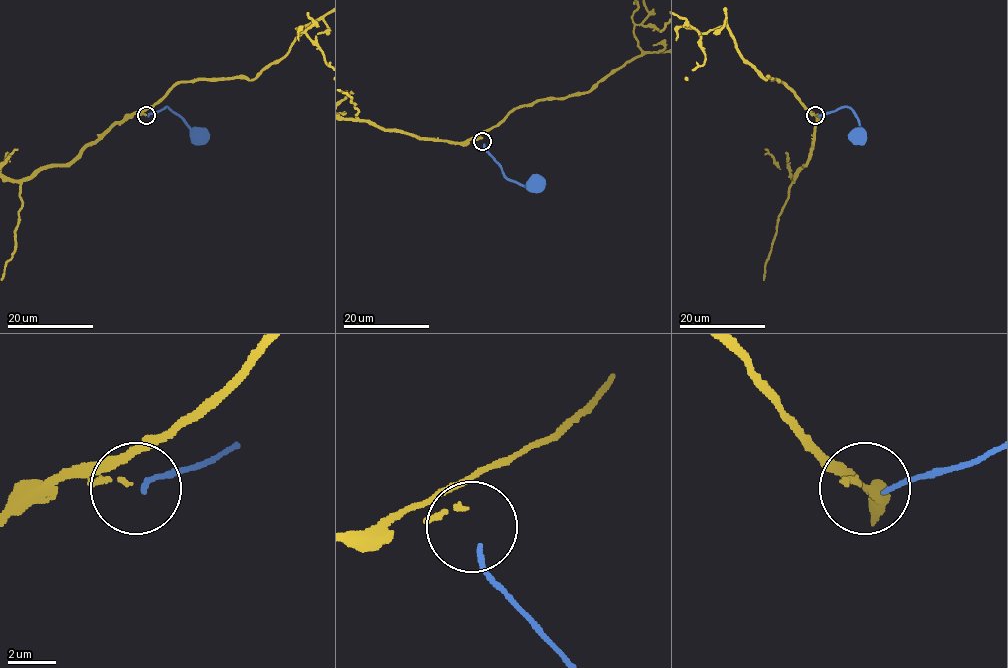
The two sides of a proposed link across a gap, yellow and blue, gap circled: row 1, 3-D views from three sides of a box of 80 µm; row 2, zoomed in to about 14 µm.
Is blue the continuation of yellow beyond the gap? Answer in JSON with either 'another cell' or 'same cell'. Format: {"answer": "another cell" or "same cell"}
{"answer": "same cell"}

